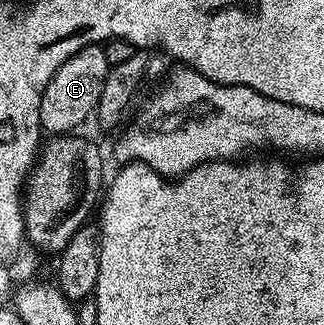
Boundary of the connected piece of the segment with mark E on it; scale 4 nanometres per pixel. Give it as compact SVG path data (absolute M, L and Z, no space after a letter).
M104 45L88 46L71 60L67 60L51 76L47 88L43 92L43 100L39 100L39 120L41 129L46 135L71 134L80 131L85 121L94 117L99 104L99 92L103 92L103 80L107 80L107 56Z

